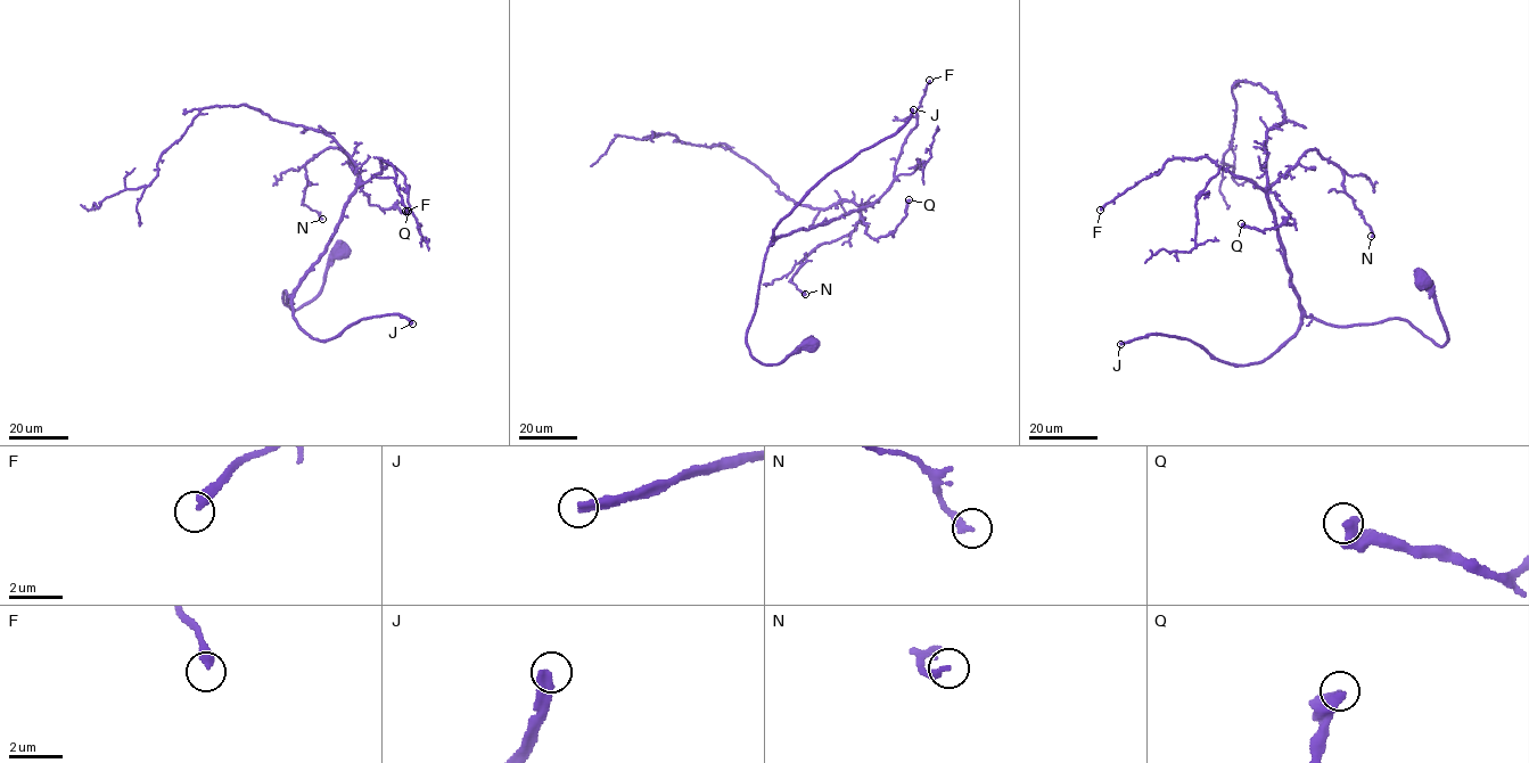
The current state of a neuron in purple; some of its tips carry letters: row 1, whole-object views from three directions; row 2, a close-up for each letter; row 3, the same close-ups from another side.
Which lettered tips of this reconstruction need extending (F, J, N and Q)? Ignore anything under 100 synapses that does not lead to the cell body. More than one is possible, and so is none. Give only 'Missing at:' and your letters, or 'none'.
Missing at: J

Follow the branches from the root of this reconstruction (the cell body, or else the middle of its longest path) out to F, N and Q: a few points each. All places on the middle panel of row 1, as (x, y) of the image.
F: (810, 343), (778, 363), (762, 363), (750, 354), (747, 329), (769, 244), (881, 196), (915, 125), (929, 80)
N: (810, 343), (778, 363), (750, 354), (767, 247), (860, 210), (853, 230), (803, 260), (790, 280), (805, 294)
Q: (810, 343), (778, 363), (750, 354), (747, 329), (769, 244), (858, 210), (877, 239), (893, 232), (909, 199)

